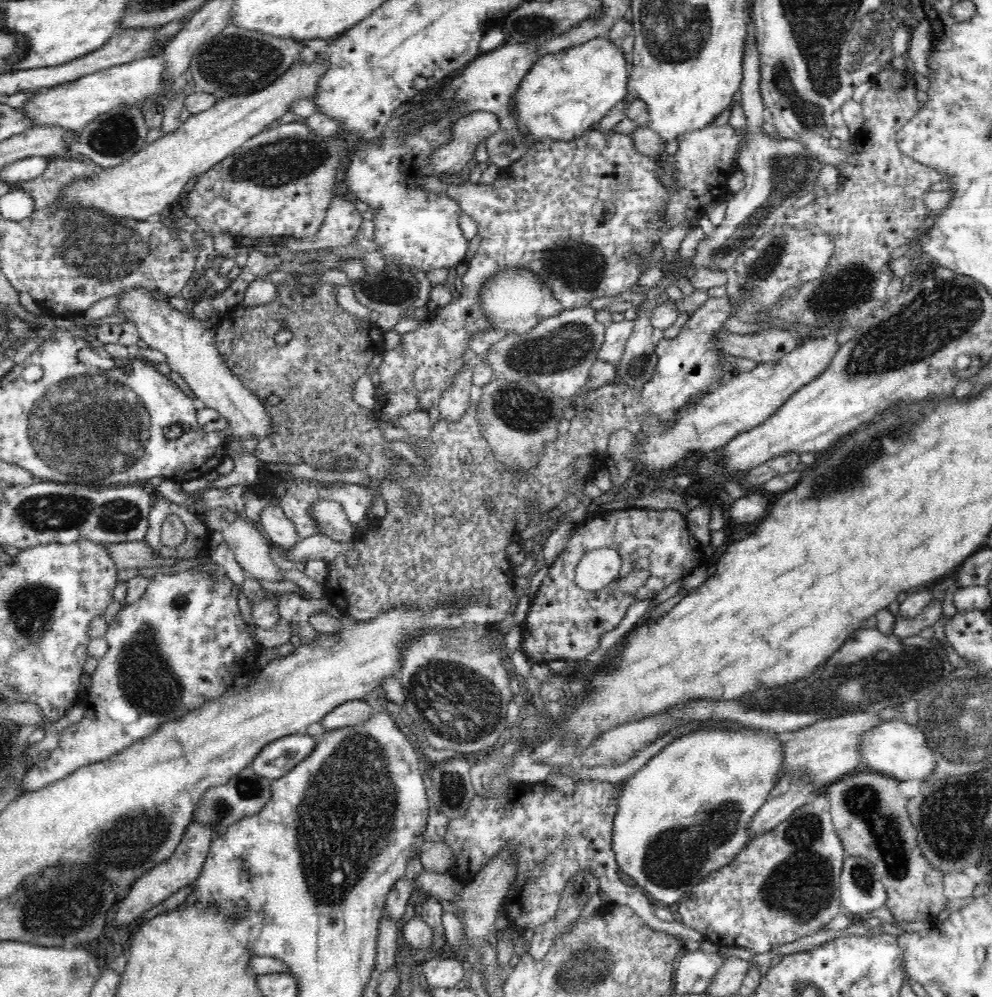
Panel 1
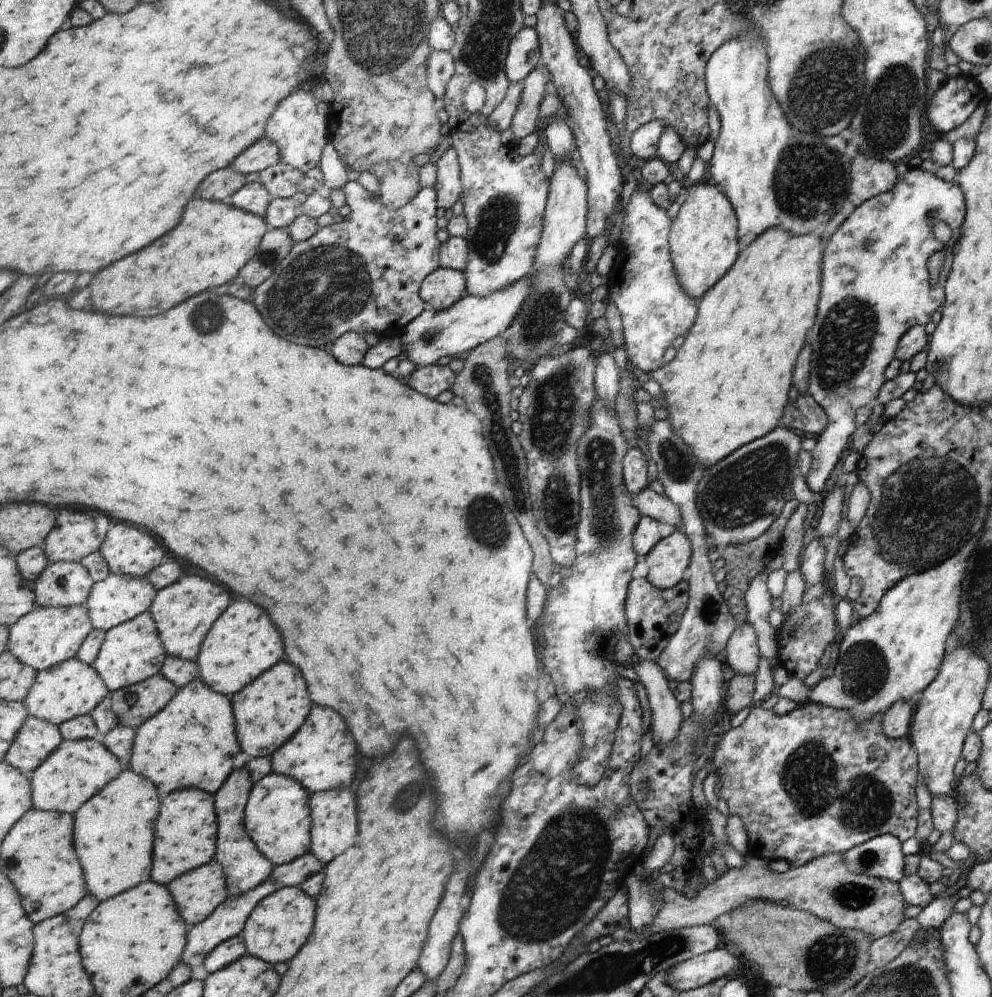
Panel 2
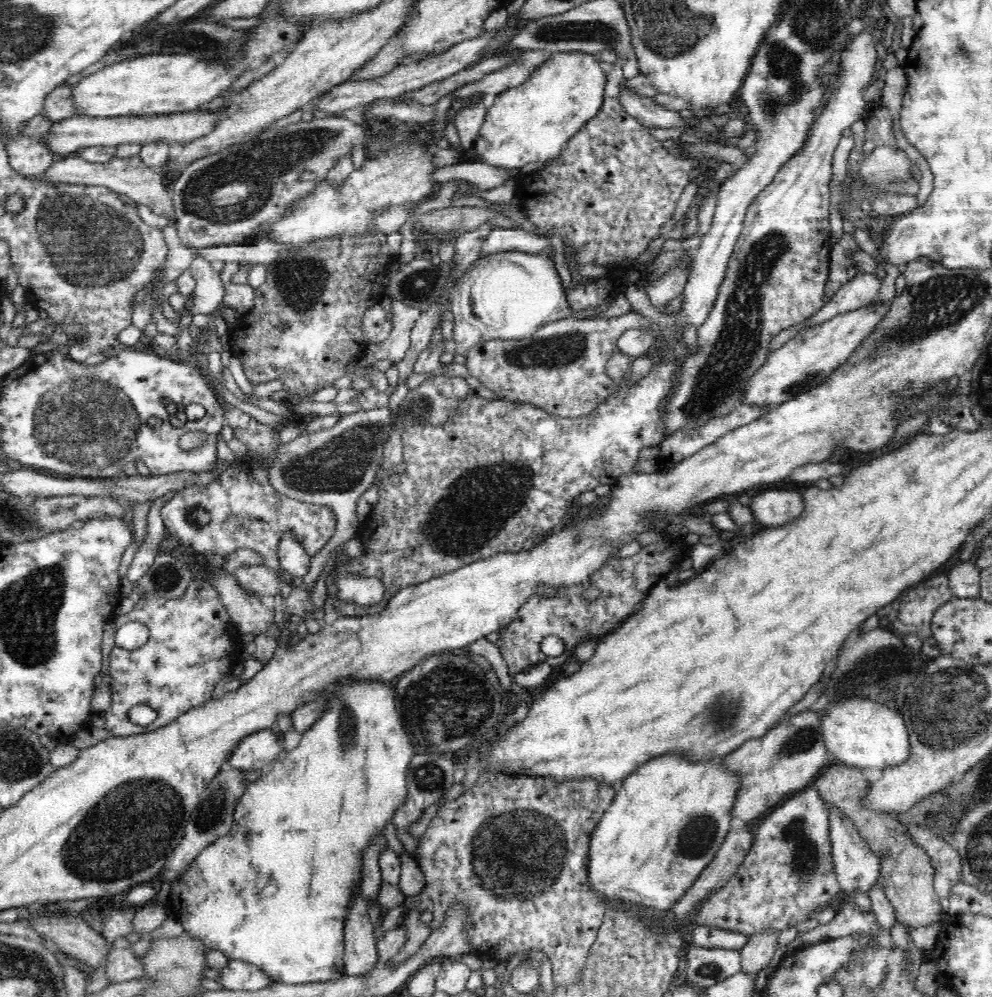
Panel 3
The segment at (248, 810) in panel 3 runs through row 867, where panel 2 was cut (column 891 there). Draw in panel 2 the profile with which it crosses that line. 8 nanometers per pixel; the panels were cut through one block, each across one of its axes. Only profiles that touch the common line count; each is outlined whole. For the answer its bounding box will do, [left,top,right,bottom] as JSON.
[805,167,965,496]

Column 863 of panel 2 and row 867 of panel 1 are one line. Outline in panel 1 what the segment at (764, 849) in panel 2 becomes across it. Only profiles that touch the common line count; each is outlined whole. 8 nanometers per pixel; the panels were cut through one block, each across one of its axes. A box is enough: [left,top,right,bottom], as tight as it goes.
[679,791,843,955]

